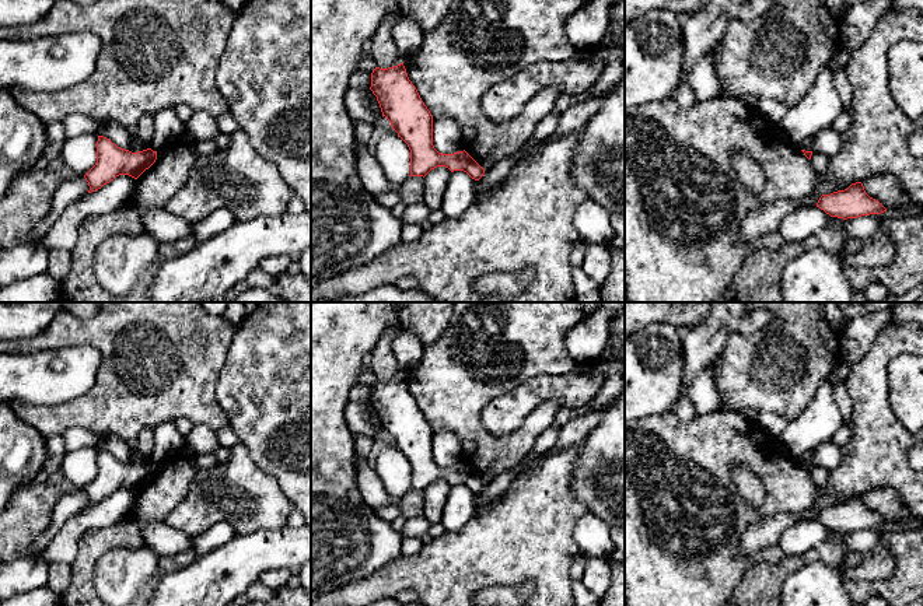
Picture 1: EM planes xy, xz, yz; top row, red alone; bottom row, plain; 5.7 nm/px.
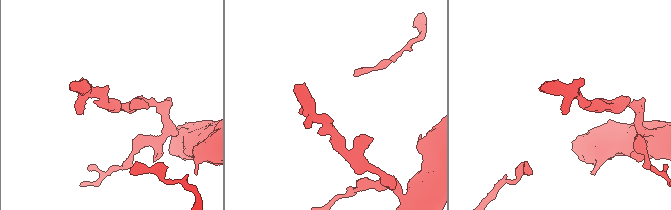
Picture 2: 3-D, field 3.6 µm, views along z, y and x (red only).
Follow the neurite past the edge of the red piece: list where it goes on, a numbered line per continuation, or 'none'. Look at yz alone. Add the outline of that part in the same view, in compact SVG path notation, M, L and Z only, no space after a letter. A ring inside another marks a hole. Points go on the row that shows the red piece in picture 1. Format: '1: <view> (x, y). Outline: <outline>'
none

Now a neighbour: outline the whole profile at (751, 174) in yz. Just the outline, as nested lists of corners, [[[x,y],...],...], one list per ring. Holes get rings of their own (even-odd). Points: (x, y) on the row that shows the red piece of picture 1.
[[[742,151],[734,153],[733,167],[748,192],[758,195],[763,190],[766,185],[763,168],[748,154]]]

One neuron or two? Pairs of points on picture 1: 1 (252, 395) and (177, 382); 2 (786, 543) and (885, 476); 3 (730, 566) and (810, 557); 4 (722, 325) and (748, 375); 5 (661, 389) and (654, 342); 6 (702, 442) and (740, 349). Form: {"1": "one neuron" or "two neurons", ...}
{"1": "two neurons", "2": "two neurons", "3": "two neurons", "4": "two neurons", "5": "one neuron", "6": "two neurons"}

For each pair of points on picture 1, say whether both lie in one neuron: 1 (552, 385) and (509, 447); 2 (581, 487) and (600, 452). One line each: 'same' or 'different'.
1: different
2: same

